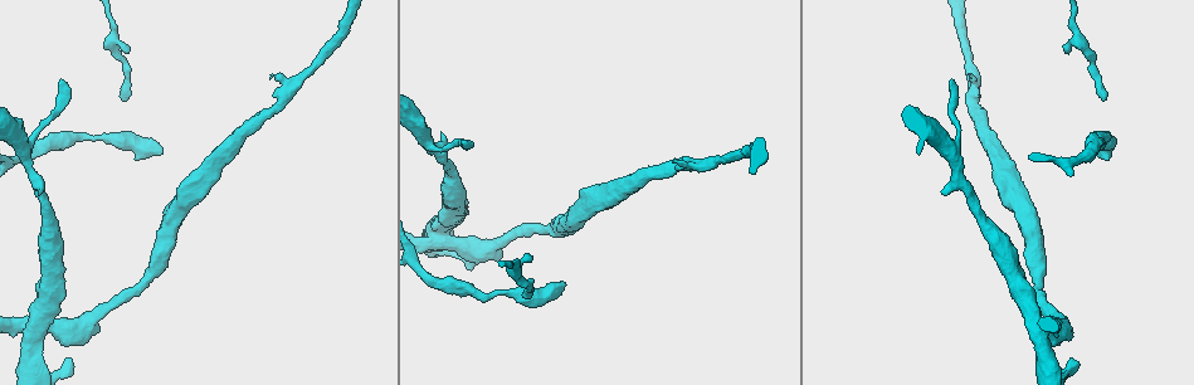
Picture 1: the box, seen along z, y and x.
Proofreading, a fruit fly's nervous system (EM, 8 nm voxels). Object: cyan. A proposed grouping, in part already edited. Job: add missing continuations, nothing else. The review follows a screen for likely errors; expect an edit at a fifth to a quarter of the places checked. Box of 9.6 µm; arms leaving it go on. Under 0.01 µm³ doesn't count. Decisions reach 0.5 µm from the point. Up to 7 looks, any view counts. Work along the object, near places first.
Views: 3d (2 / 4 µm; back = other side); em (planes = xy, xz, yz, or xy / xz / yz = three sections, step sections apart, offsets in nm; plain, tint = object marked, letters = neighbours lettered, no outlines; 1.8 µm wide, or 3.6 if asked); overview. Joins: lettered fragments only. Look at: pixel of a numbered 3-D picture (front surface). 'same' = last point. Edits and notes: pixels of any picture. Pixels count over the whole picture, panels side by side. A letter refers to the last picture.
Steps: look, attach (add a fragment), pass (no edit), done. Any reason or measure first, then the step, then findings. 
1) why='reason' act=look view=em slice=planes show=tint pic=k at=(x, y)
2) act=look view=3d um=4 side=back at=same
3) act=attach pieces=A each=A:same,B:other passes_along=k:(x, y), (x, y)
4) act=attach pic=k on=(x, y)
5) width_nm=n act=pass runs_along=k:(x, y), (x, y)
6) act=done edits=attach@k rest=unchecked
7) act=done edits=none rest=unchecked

why='an open end' act=look view=3d um=4 pic=1 at=(464, 142)

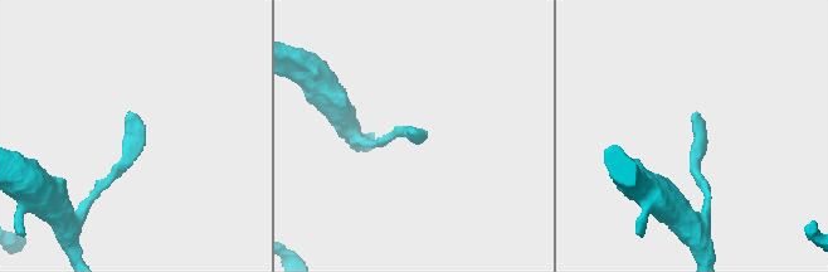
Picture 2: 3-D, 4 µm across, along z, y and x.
why='shape alone is not enough' act=look view=em slice=xy step=16 show=letters pic=2 at=(413, 127)

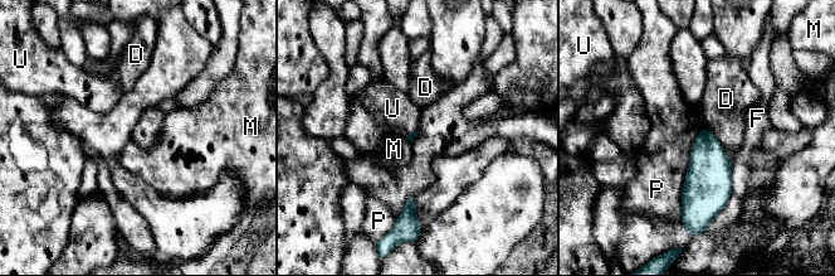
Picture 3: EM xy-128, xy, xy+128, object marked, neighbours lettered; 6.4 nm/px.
why='another direction' act=look view=em slice=planes show=letters at=same

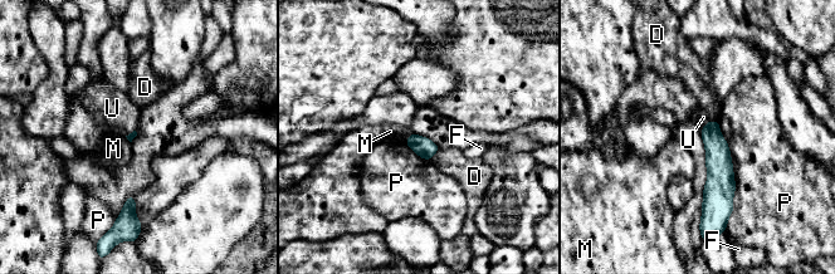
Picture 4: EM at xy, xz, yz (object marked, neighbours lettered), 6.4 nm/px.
act=pass each=D:other,F:other,M:other,P:other,U:other border=4:(413, 133), (405, 142) found='no lettered fragment goes on from it'

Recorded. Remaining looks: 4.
why='an open end' act=look view=3d um=4 pic=1 at=(128, 53)

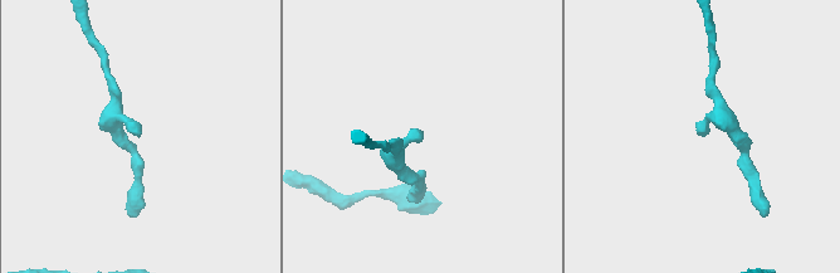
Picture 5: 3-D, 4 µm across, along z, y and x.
why='need the tissue' act=look view=em slice=xy step=4 show=tint pic=5 at=(139, 136)

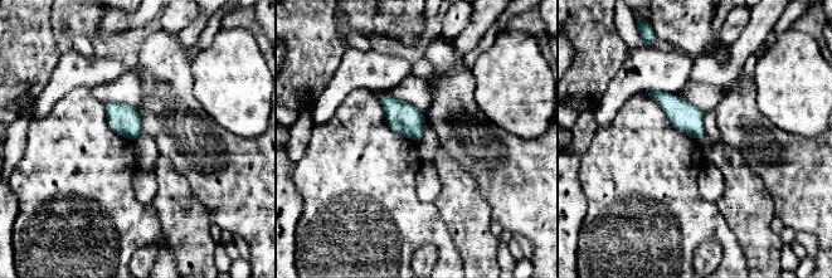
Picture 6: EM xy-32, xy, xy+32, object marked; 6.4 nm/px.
act=look view=em slice=xz step=16 show=letters at=same

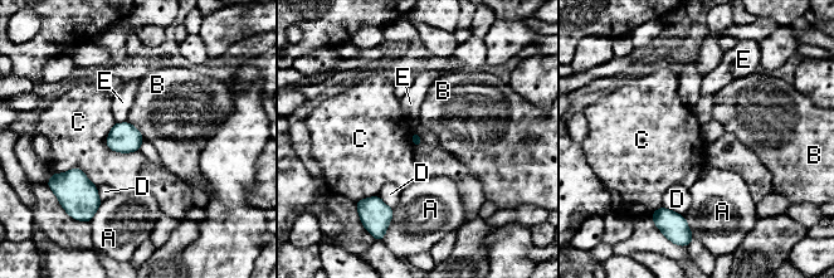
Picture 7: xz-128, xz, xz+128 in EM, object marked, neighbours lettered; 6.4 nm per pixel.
act=pass each=A:other,B:other,C:other,D:other,E:other border=7:(112, 123), (106, 145), (138, 151) found='none of them fits'

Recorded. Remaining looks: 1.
act=done edits=none rest=unchecked

